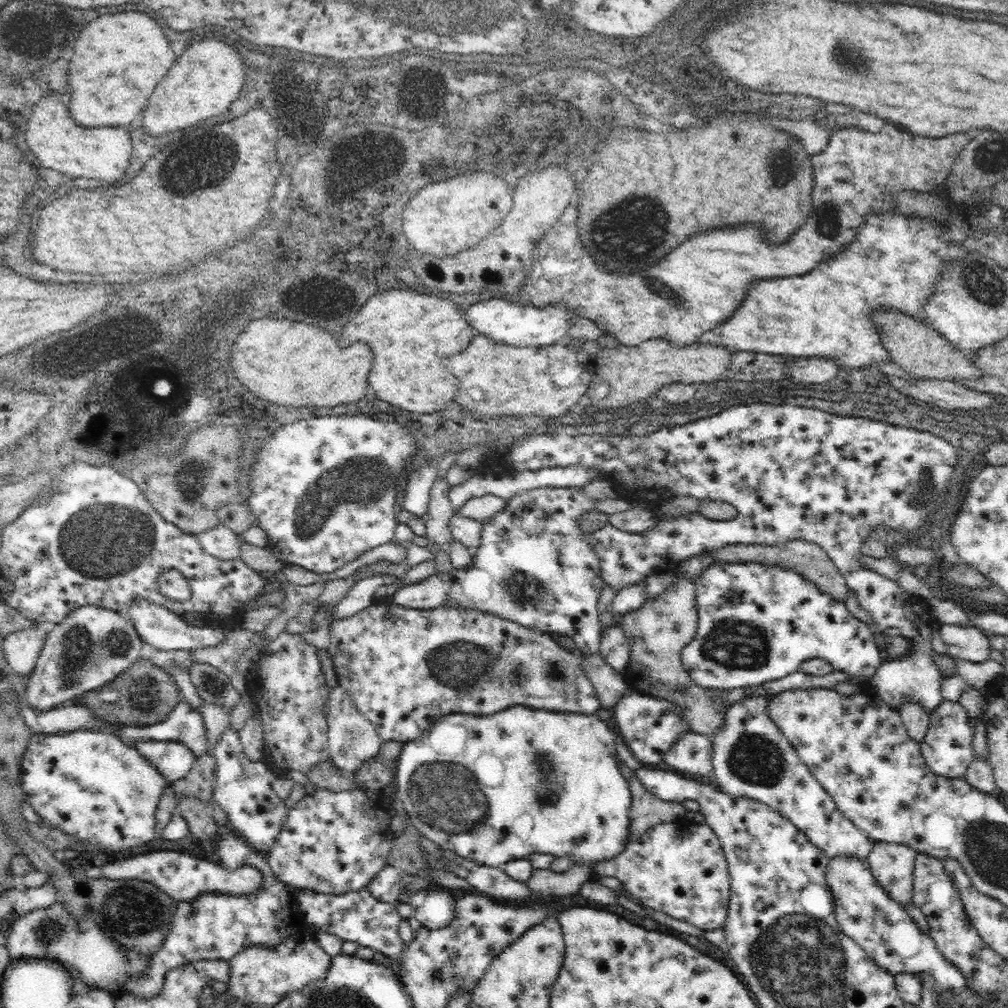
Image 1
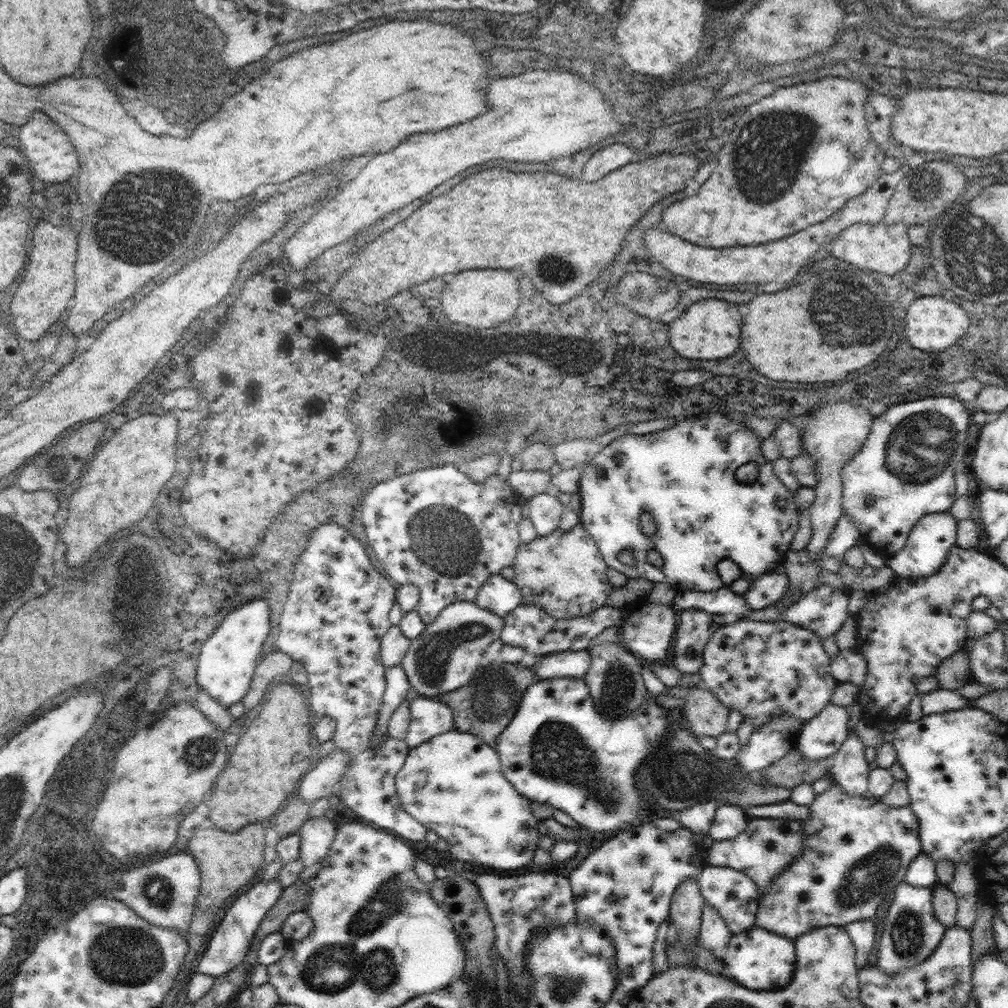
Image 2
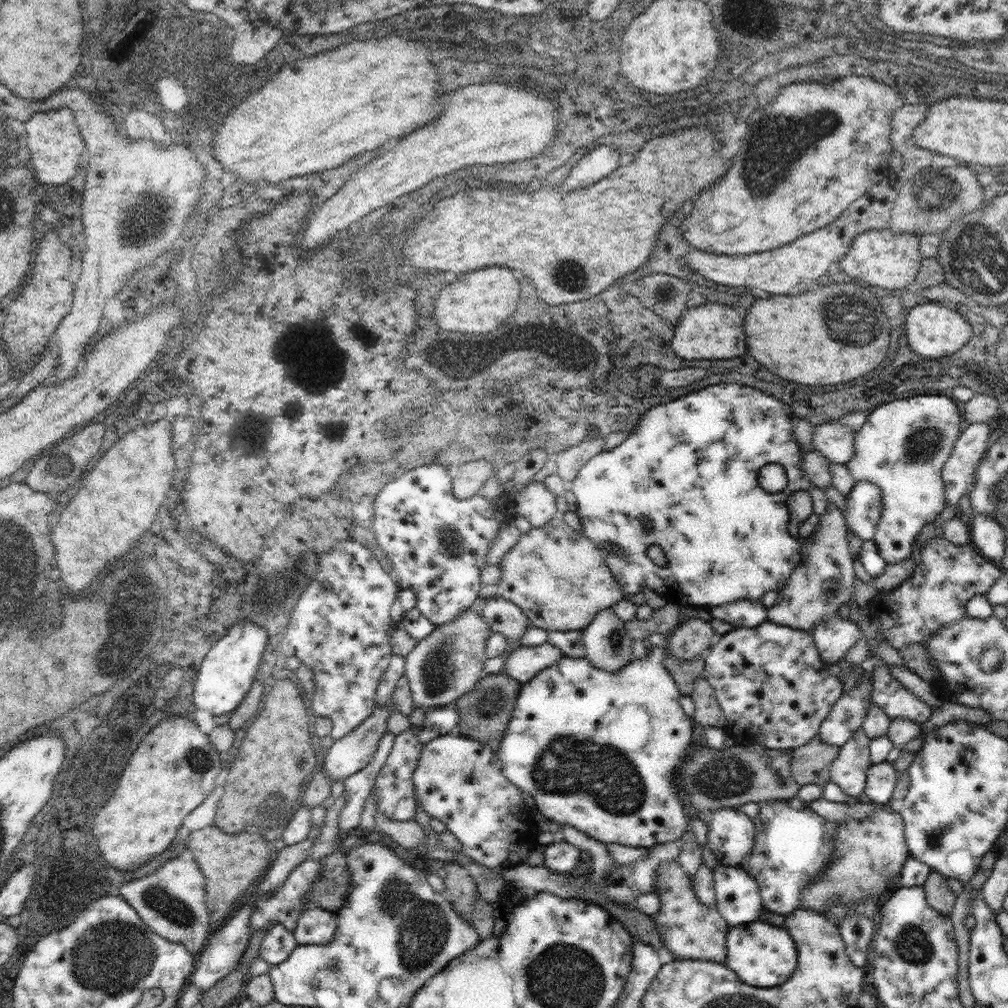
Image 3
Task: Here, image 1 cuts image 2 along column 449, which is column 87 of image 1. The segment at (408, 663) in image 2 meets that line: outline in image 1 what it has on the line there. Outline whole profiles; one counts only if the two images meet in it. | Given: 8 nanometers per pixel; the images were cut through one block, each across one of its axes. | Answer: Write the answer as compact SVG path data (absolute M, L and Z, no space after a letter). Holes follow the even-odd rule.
M93 604L76 608L70 612L54 630L48 632L34 671L28 677L28 690L24 702L32 711L48 711L67 701L75 701L86 692L105 688L106 684L123 674L141 657L142 638L132 620L126 615L107 608L96 608Z

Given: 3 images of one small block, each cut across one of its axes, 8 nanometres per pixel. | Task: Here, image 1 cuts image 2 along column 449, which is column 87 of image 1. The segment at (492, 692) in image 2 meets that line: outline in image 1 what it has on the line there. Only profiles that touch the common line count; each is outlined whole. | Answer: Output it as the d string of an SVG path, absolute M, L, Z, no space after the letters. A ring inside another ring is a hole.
M142 656L123 674L106 684L104 689L120 692L120 700L116 700L112 704L102 702L100 693L103 688L101 688L86 692L80 698L77 698L75 702L90 708L97 718L101 718L101 720L112 725L145 727L166 721L182 698L172 674L152 663L150 658L143 658Z

